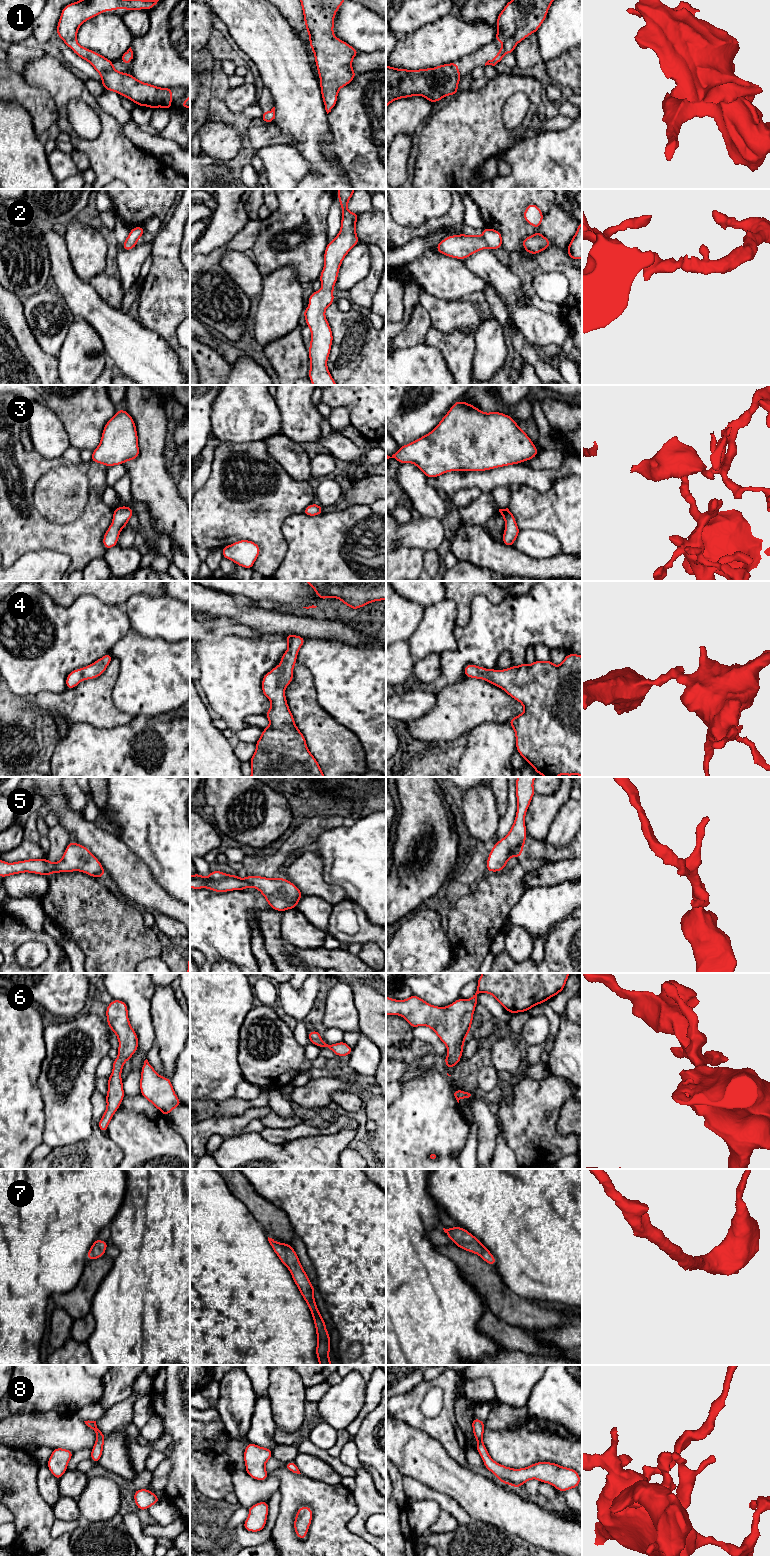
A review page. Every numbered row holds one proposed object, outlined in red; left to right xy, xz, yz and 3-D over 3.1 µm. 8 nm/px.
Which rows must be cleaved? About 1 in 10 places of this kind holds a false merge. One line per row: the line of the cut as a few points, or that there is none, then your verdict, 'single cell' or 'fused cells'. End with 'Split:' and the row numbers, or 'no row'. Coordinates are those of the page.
1: no cut; single cell
2: no cut; single cell
3: no cut; single cell
4: no cut; single cell
5: no cut; single cell
6: no cut; single cell
7: no cut; single cell
8: no cut; single cell
Split: no row

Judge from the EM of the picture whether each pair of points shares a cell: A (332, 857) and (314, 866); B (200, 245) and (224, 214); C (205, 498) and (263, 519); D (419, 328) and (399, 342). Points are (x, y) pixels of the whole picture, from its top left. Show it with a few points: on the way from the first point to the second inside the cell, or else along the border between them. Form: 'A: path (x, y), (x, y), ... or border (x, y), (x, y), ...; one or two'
A: border (317, 851), (322, 860), (323, 878), (332, 884); two
B: path (208, 237), (223, 222); one
C: path (219, 508), (242, 508), (249, 514); one
D: path (414, 332), (404, 339); one

